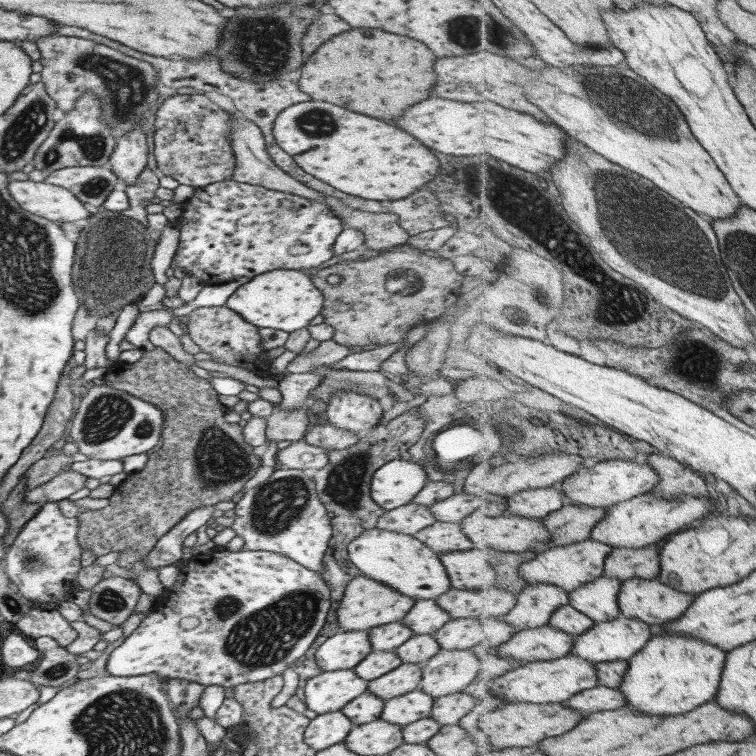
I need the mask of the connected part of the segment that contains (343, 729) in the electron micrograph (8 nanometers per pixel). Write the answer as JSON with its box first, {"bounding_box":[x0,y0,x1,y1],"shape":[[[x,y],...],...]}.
{"bounding_box":[303,711,352,752],"shape":[[[341,711],[321,713],[305,727],[303,741],[317,752],[343,741],[352,727],[349,718]]]}

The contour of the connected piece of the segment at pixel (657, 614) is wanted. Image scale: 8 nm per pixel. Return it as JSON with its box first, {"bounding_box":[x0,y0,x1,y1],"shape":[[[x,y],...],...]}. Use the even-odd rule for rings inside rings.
{"bounding_box":[618,577,695,627],"shape":[[[635,577],[622,581],[622,587],[618,596],[619,608],[624,616],[633,620],[643,620],[651,627],[655,625],[665,625],[671,621],[681,620],[689,606],[695,602],[695,596],[663,583],[659,578],[645,579]]]}

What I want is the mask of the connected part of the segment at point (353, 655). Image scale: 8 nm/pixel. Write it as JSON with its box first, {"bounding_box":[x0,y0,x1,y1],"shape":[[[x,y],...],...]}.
{"bounding_box":[314,631,371,672],"shape":[[[368,631],[335,633],[328,636],[314,652],[320,672],[352,669],[371,651]]]}

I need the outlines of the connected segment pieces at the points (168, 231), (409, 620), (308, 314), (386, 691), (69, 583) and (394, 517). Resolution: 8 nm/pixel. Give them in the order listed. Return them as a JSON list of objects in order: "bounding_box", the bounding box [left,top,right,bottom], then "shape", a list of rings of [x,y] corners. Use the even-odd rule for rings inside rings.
[{"bounding_box":[149,222,179,286],"shape":[[[167,222],[165,228],[157,234],[157,241],[149,261],[154,282],[163,286],[167,282],[165,269],[171,263],[178,243],[179,232],[175,225]]]},{"bounding_box":[400,599,450,634],"shape":[[[435,599],[414,601],[406,616],[400,621],[413,634],[433,634],[450,620],[449,613],[441,609]]]},{"bounding_box":[223,270,323,332],"shape":[[[271,270],[237,286],[223,305],[257,328],[293,332],[307,327],[323,306],[322,292],[309,278],[310,272],[306,270]]]},{"bounding_box":[366,662,421,701],"shape":[[[402,662],[392,671],[368,681],[366,690],[386,701],[417,689],[419,680],[421,680],[420,664]]]},{"bounding_box":[2,503,82,611],"shape":[[[44,503],[40,510],[17,533],[14,542],[6,550],[2,567],[10,582],[18,589],[18,593],[29,602],[29,605],[47,611],[54,610],[58,603],[72,601],[76,590],[73,579],[81,569],[82,549],[78,544],[78,518],[64,518],[55,503]]]},{"bounding_box":[376,502,435,535],"shape":[[[410,502],[381,514],[377,518],[376,528],[387,532],[414,535],[417,531],[435,522],[428,506]]]}]

